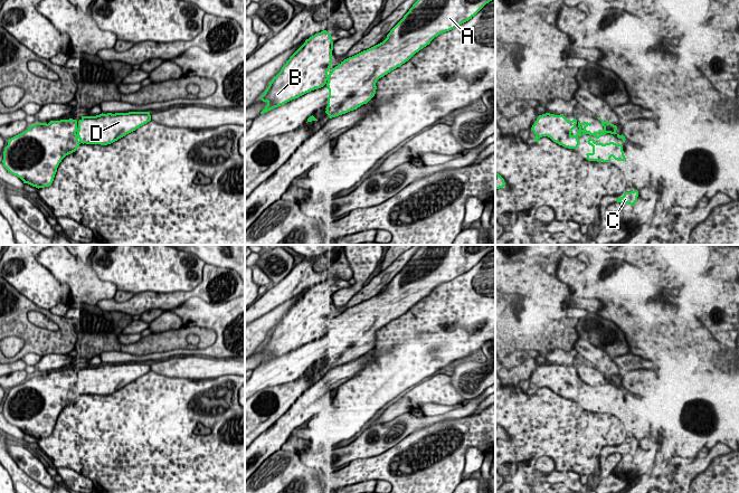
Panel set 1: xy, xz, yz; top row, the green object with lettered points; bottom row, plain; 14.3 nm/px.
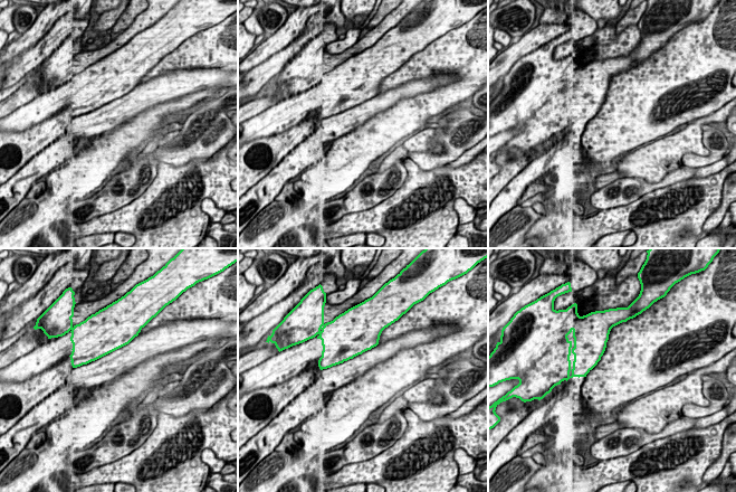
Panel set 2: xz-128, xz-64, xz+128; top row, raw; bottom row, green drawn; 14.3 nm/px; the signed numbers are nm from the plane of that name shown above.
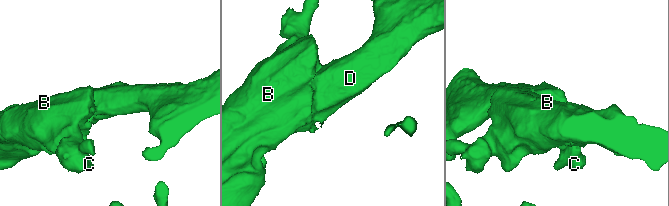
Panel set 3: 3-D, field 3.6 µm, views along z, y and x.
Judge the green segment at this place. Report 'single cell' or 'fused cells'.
single cell

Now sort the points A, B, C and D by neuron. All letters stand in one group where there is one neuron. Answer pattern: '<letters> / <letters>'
A B C D

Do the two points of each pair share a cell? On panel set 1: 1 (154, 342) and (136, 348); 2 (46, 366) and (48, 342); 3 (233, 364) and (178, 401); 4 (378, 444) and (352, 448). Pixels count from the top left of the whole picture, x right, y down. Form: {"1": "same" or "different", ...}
{"1": "same", "2": "different", "3": "different", "4": "same"}

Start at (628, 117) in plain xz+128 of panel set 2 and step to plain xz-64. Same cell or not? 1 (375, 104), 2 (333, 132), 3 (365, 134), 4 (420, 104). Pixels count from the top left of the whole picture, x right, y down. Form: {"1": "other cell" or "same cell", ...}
{"1": "other cell", "2": "other cell", "3": "same cell", "4": "same cell"}

